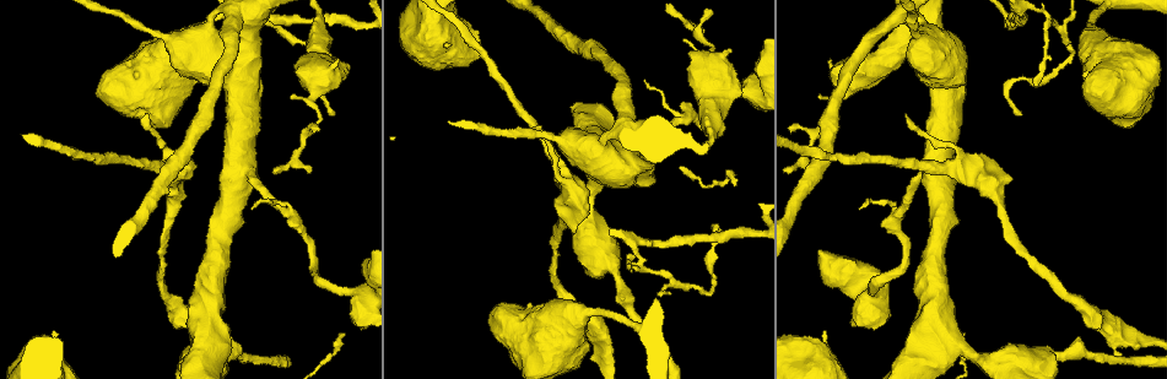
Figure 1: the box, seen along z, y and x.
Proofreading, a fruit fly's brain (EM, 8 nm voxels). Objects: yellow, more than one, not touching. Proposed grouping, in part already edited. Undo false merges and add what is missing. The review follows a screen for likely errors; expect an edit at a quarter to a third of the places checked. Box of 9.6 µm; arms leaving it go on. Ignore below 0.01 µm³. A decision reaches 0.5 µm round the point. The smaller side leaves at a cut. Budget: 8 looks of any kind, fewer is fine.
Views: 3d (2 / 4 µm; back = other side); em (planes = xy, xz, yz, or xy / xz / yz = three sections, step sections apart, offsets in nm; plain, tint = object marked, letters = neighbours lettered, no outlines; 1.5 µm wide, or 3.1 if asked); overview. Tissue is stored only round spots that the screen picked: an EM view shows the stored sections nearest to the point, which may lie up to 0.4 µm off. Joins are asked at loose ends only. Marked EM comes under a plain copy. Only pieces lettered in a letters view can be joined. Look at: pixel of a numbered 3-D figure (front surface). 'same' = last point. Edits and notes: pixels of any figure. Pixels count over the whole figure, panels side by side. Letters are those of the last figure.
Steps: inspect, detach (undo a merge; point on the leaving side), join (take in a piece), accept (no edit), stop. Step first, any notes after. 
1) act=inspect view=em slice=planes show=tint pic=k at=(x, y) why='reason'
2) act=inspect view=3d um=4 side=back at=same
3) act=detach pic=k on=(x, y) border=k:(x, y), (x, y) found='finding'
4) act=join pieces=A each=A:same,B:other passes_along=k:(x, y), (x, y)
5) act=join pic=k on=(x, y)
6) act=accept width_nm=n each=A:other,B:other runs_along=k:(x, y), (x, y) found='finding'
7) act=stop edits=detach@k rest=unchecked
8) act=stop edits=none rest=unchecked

act=inspect view=3d um=4 pic=1 at=(319, 86) why='thick turns thin'

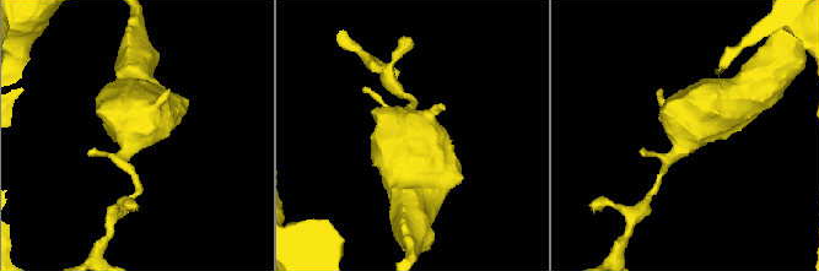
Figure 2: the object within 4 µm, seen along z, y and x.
act=inspect view=em slice=planes show=tint pic=2 at=(688, 136) why='shape alone is not enough'

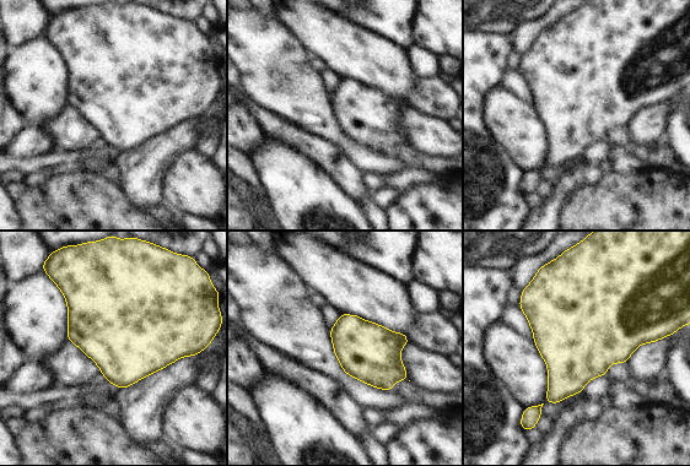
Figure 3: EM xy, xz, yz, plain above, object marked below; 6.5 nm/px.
act=inspect view=em slice=planes show=letters at=same

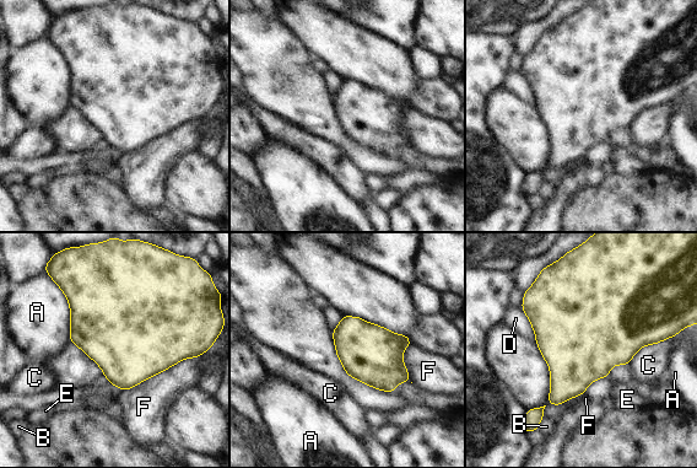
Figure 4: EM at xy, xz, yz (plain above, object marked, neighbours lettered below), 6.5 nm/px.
act=accept width_nm=380 longest_contact=F:550nm each=A:other,B:other,C:other,D:other,E:other,F:other found='continuous, no second neuron'

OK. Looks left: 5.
act=inspect view=em slice=planes show=letters pic=1 at=(249, 171) why='three arms meet'

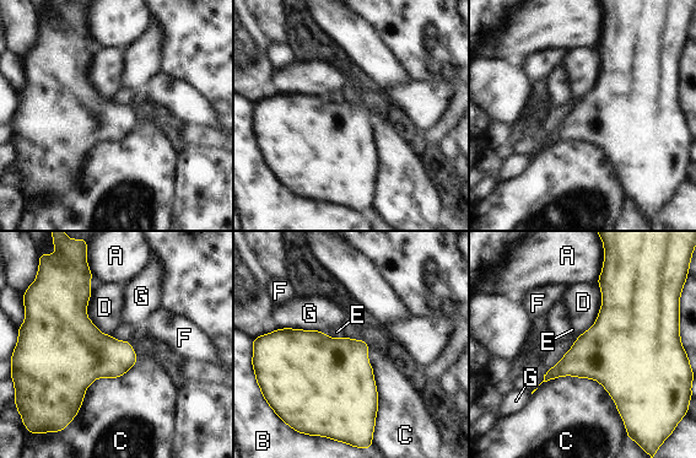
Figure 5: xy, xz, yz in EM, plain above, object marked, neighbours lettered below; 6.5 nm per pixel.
act=accept width_nm=500 each=A:other,B:other,C:other,D:other,E:other,F:other,G:other border=5:(539, 384), (594, 378), (627, 436) found='one neuron here'

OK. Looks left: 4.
act=inspect view=3d um=4 pic=1 at=(563, 292)

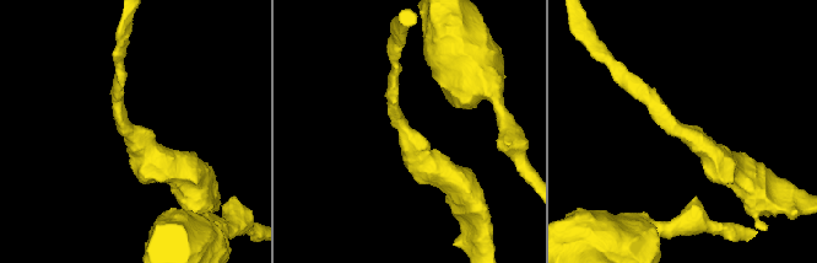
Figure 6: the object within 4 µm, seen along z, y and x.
act=inspect view=em slice=xz step=8 show=tint pic=6 at=(133, 132) arm_widths_nm=190,440 why='now the EM'

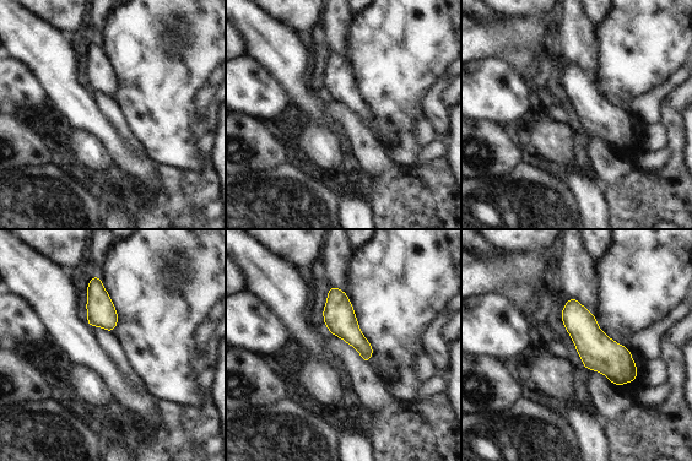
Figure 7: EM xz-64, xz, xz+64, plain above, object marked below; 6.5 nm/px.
act=inspect view=em slice=planes show=letters at=same why='another direction'

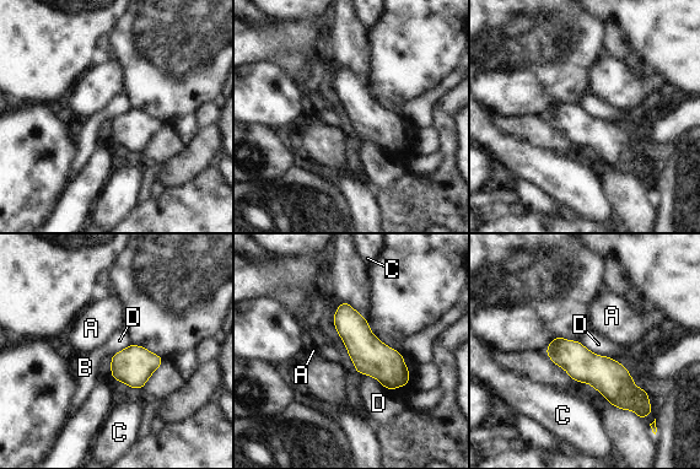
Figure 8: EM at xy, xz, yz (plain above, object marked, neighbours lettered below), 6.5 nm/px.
act=accept each=A:other,B:other,C:other,D:other found='continuous, no second neuron'

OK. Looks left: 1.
act=stop edits=none rest=unchecked

